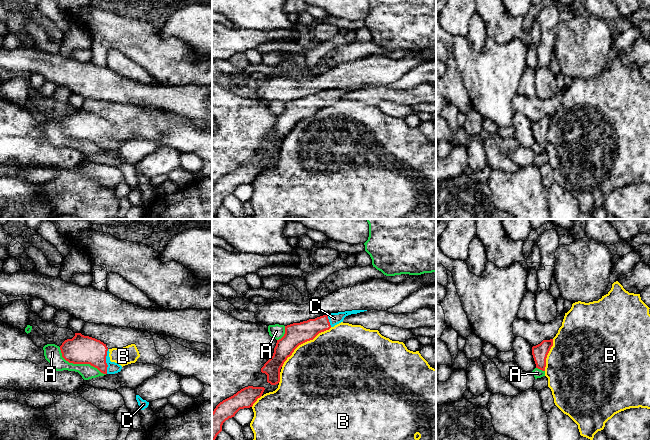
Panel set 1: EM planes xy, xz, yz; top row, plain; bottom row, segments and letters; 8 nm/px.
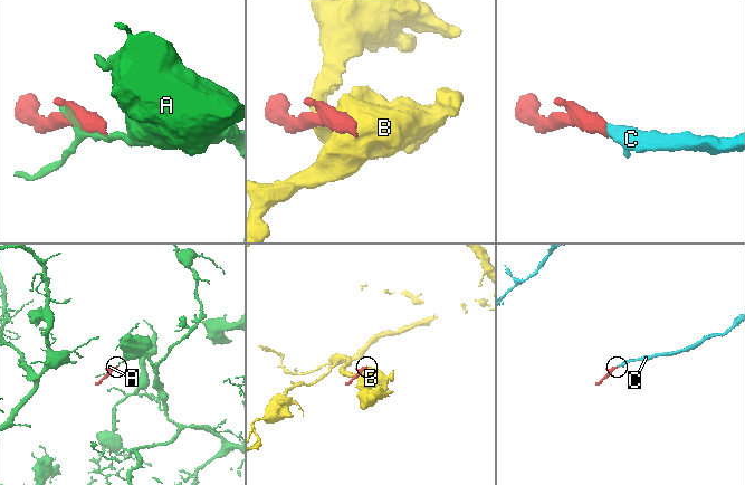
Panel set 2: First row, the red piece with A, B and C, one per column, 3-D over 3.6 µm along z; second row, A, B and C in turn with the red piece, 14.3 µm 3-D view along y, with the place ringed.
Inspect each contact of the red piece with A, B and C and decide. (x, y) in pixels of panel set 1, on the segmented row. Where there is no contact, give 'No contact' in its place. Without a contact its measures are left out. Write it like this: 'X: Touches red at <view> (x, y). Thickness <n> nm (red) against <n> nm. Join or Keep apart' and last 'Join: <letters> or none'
A: Touches red at xy (79, 363). Thickness 220 nm (red) against 140 nm. Keep apart
B: Touches red at xz (304, 342). Thickness 180 nm (red) against 500 nm. Keep apart
C: Touches red at xy (105, 361). Thickness 220 nm (red) against 90 nm. Join
Join: C

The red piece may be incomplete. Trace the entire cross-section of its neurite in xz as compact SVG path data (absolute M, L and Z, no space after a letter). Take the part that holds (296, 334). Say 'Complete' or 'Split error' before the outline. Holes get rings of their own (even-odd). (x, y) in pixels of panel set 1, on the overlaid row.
Split error. M367 310L331 313L285 326L285 334L281 339L277 340L273 356L261 368L261 372L267 375L267 382L271 385L280 382L281 367L299 345L313 340L319 333L343 322L346 316L364 311Z

